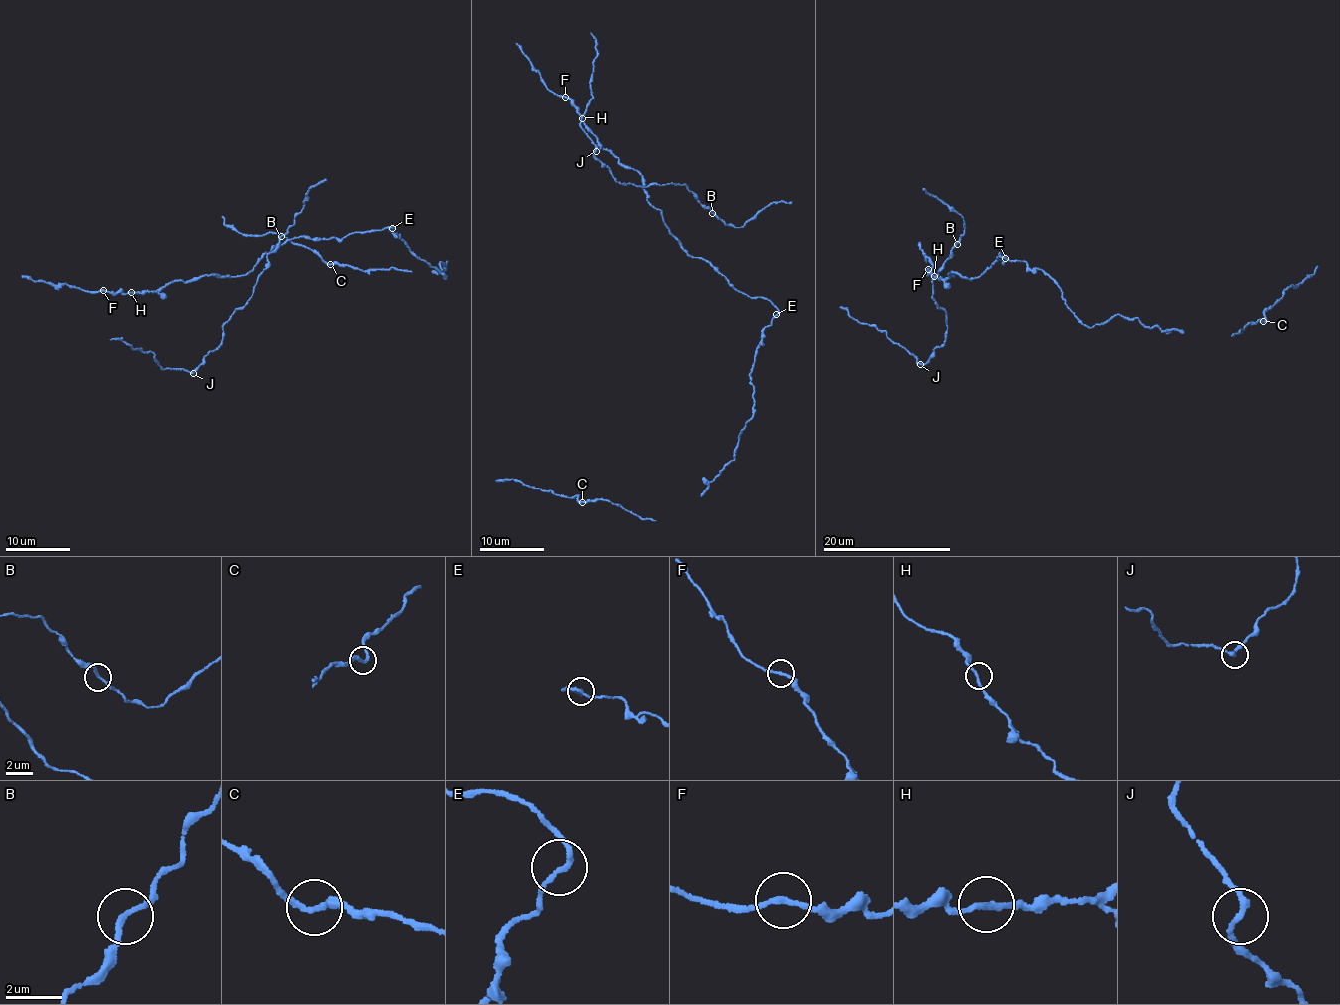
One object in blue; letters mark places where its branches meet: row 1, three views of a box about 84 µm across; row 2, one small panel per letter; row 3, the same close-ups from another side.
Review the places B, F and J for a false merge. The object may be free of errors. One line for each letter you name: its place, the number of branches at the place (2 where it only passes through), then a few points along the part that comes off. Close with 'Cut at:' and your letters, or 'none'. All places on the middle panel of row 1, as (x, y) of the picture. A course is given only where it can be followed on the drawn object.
Cut at: none

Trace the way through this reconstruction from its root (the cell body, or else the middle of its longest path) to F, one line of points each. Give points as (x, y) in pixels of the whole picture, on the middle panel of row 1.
F: (771, 323), (777, 310), (768, 300), (739, 292), (685, 251), (647, 199), (644, 179), (602, 147), (566, 97)

